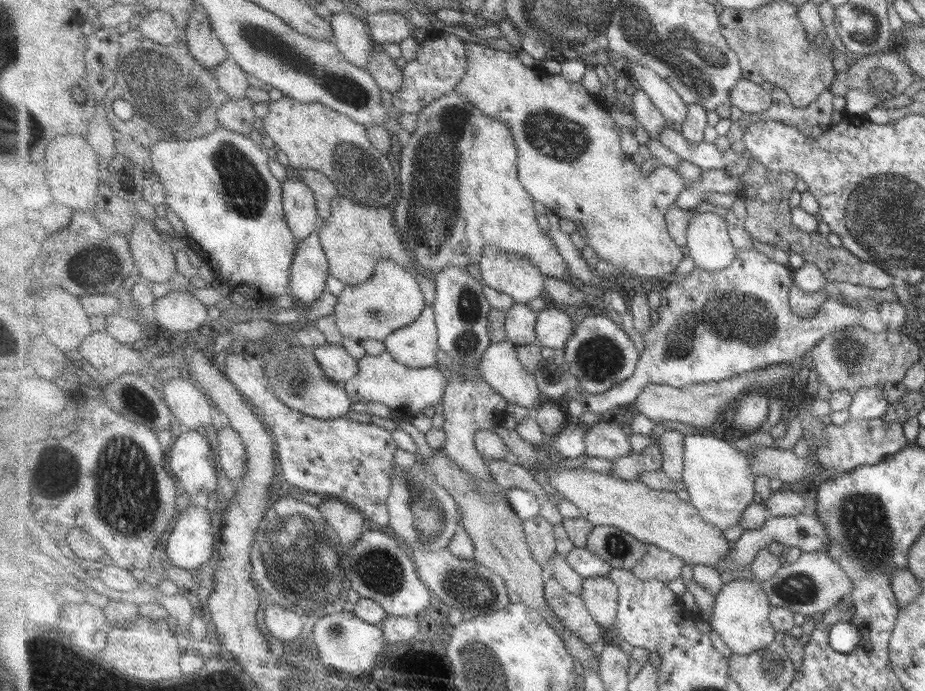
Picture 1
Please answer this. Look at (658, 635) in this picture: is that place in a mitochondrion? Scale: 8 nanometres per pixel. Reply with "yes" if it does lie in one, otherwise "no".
no

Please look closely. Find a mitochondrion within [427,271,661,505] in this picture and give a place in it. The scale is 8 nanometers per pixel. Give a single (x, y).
(601, 359)

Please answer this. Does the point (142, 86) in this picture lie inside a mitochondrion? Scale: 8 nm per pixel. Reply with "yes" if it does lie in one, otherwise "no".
yes

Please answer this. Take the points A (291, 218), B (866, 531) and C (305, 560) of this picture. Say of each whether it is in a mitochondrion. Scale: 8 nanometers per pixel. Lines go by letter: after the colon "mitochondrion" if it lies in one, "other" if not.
A: other
B: mitochondrion
C: mitochondrion

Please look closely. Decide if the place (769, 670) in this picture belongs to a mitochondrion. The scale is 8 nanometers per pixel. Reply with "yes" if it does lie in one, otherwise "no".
yes

